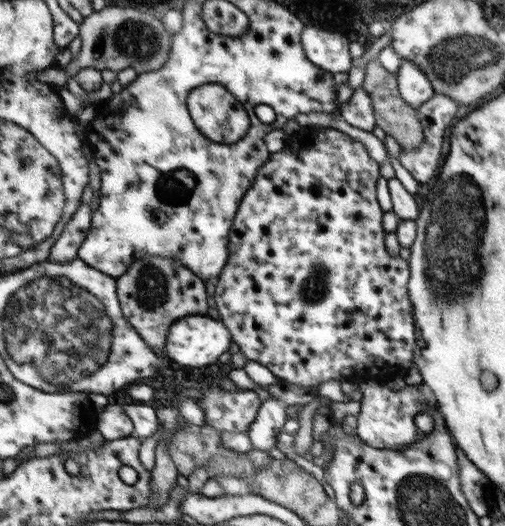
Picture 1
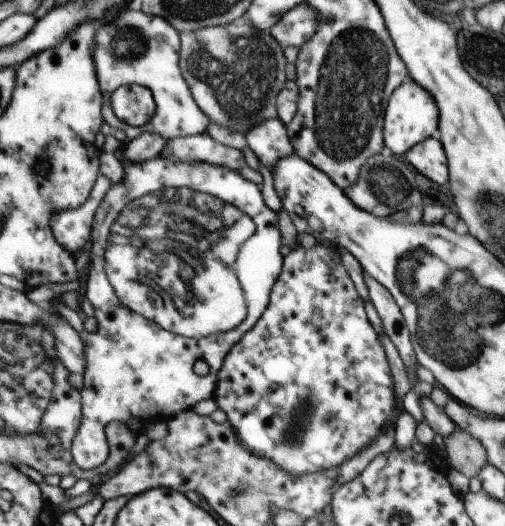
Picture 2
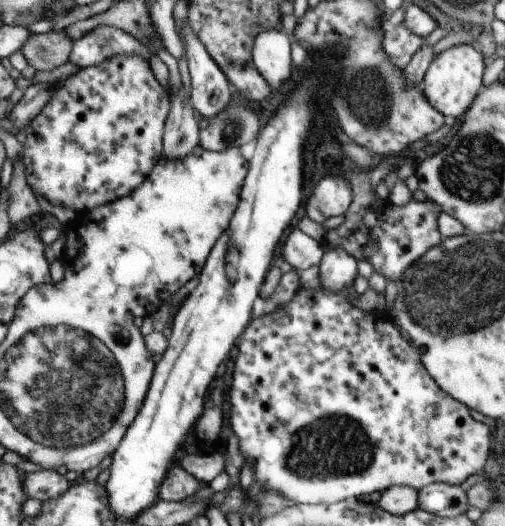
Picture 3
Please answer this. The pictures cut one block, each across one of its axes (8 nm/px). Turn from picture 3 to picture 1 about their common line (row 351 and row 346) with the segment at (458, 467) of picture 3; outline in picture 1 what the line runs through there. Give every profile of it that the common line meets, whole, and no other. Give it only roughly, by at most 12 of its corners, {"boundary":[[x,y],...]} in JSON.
{"boundary":[[310,126],[258,169],[219,321],[283,382],[418,345],[379,164]]}

